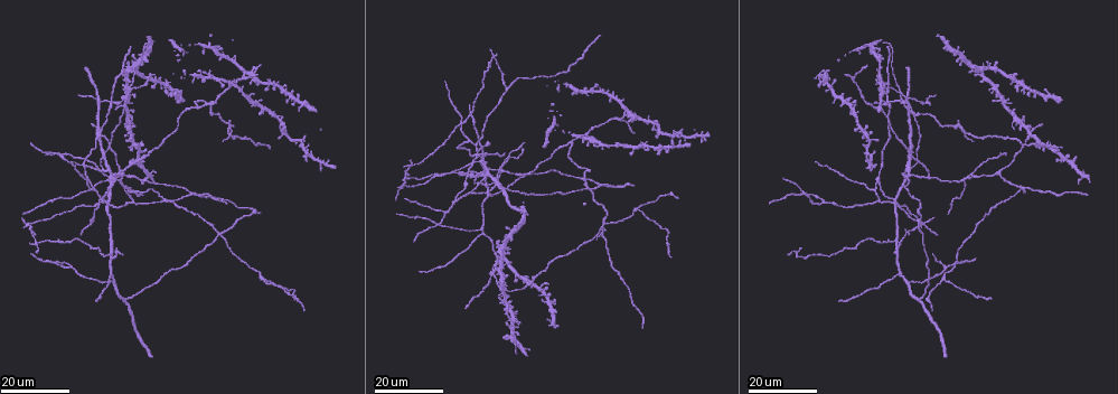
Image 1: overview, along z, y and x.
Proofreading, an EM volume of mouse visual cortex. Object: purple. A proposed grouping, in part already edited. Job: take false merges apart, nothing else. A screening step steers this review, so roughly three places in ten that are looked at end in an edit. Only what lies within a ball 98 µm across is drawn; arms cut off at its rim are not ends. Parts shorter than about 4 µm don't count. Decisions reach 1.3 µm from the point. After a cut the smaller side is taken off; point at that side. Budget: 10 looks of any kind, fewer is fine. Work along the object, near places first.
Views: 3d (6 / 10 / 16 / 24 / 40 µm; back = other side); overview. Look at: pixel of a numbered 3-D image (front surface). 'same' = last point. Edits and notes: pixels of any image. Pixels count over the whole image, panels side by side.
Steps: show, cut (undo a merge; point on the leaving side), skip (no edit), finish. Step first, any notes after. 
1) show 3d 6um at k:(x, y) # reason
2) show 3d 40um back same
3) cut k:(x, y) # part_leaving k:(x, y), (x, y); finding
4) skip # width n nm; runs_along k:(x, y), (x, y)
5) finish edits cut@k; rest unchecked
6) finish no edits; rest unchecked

show 3d 24um at 1:(506, 87) # branch point

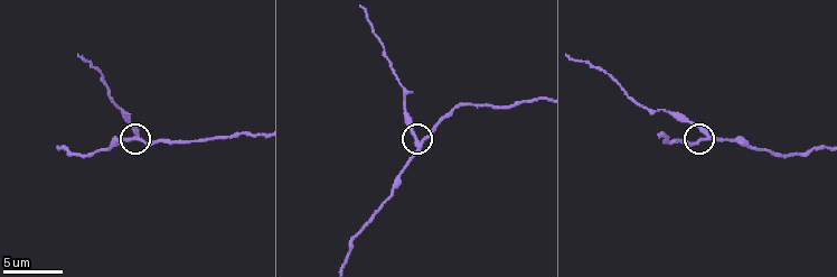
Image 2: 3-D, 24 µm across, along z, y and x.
show 3d 10um at 2:(706, 134)

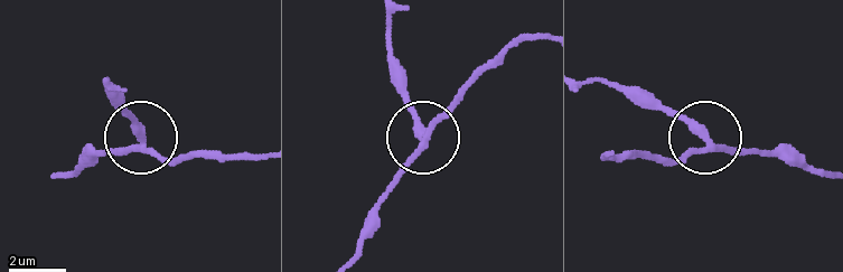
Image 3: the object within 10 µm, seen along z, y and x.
cut 3:(130, 115) # arms 3; part_leaving 3:(146, 146), (103, 81); a second neuron is stuck on

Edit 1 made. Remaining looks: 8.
show overview # redraw

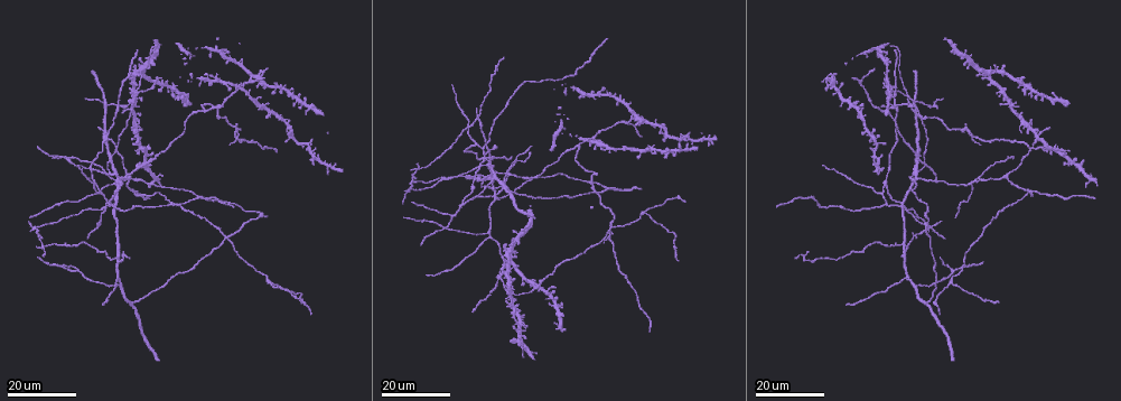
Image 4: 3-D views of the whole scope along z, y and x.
show 3d 24um at 4:(110, 173) # three arms meet

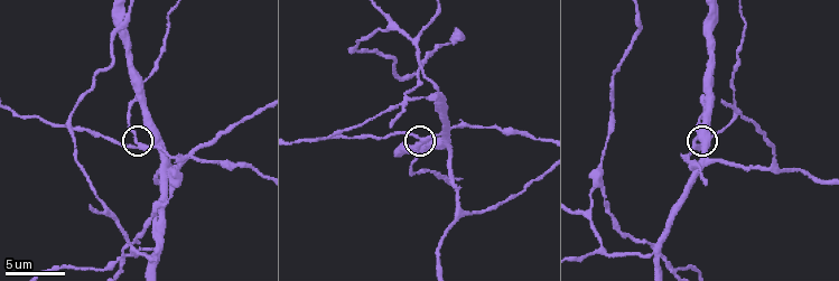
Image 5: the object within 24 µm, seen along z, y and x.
show 3d 6um at 5:(140, 147)

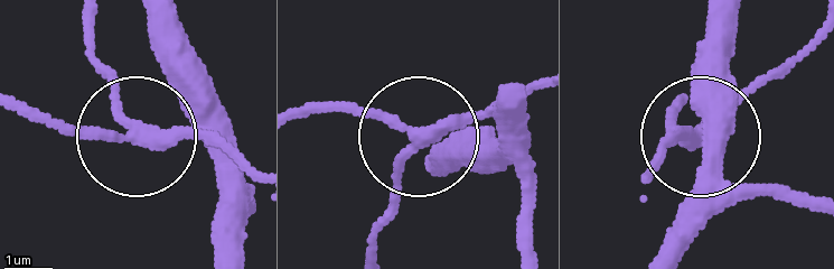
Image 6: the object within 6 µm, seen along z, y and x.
skip # side_arm 26 um; arms 3; all the same neuron

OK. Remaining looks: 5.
show 3d 24um at 4:(133, 96) # four or more arms meet

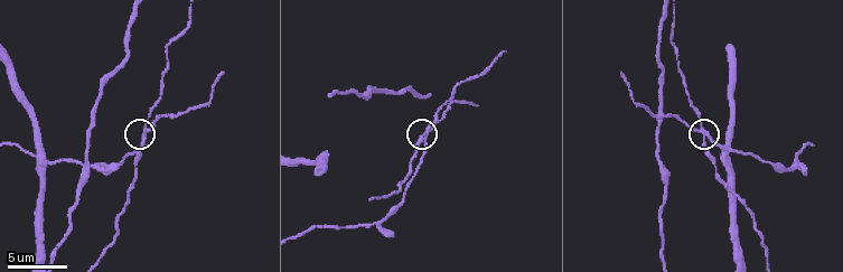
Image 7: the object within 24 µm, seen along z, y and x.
show 3d 10um at 7:(711, 135)

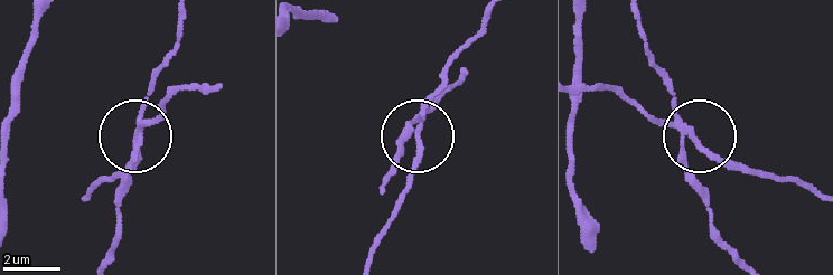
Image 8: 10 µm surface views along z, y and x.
cut 8:(421, 148) # side_arm 23 um; part_leaving 8:(422, 115), (403, 199), (372, 257); two neurons meet here

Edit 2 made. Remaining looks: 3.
show overview

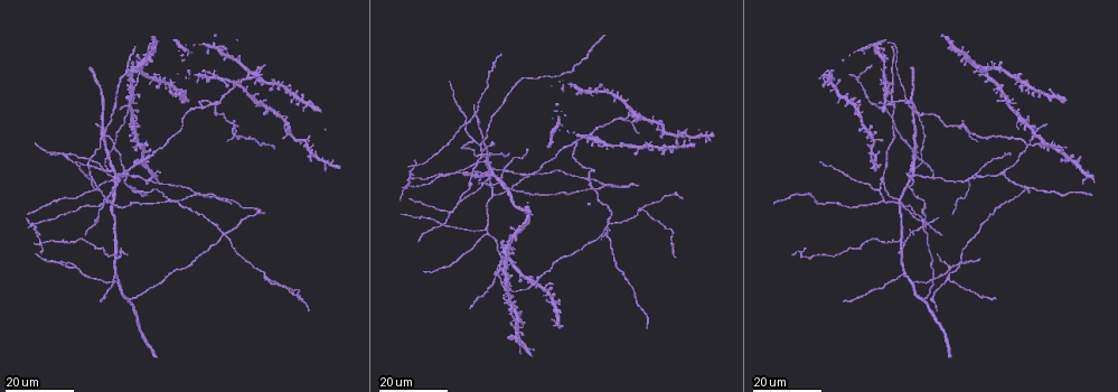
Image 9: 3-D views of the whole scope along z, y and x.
show 3d 24um at 9:(116, 282) # three arms meet

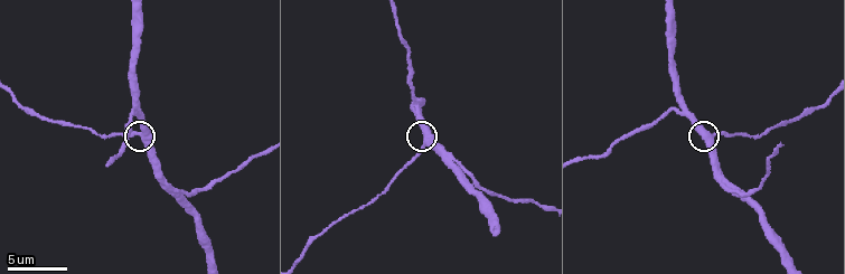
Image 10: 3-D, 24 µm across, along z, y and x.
show 3d 10um at 10:(423, 143) # zoom in

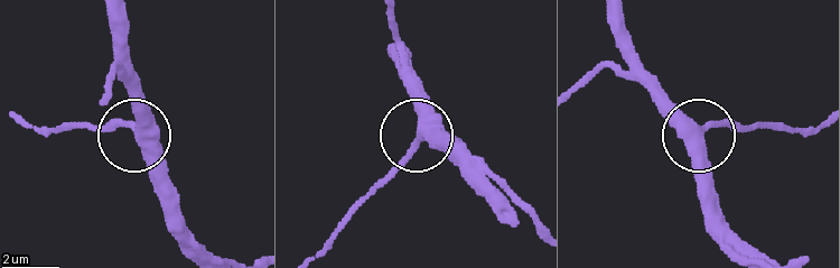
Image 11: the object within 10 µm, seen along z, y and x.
skip # width 360 nm; continuous, no second neuron

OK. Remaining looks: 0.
finish edits cut@3, cut@8; rest unchecked

